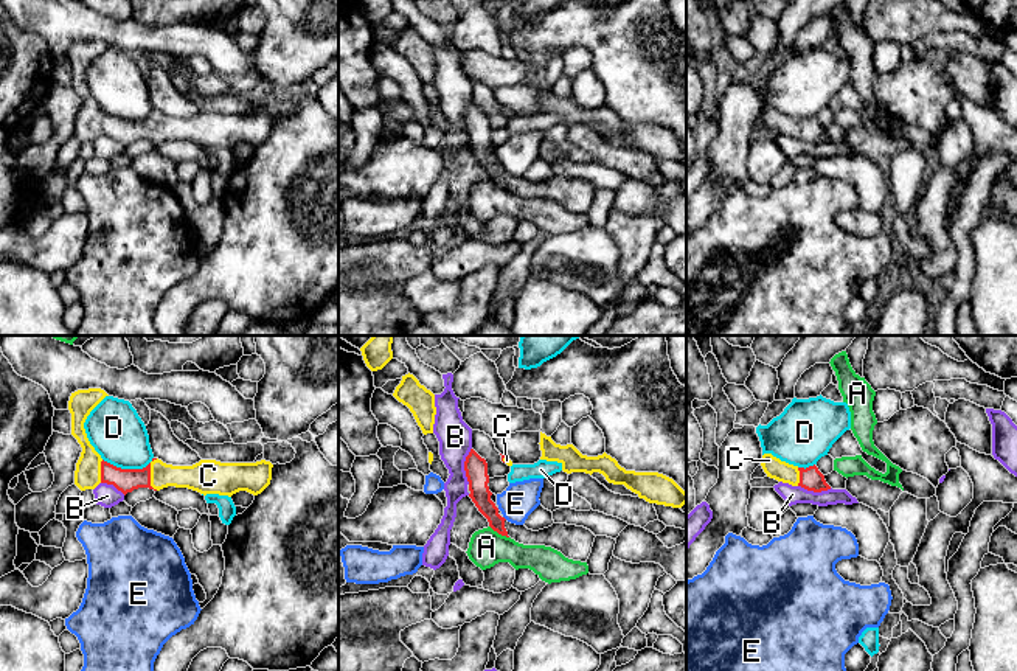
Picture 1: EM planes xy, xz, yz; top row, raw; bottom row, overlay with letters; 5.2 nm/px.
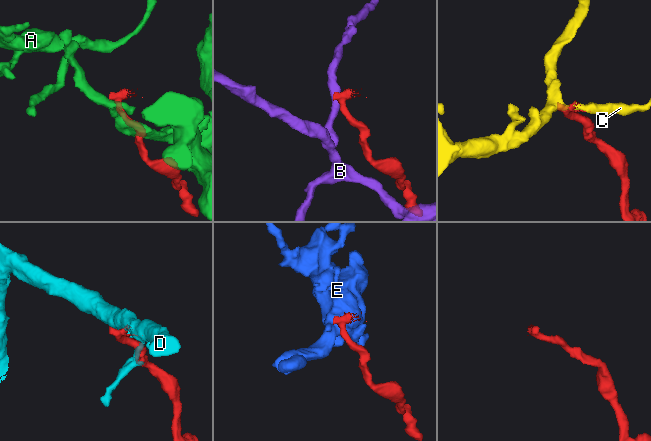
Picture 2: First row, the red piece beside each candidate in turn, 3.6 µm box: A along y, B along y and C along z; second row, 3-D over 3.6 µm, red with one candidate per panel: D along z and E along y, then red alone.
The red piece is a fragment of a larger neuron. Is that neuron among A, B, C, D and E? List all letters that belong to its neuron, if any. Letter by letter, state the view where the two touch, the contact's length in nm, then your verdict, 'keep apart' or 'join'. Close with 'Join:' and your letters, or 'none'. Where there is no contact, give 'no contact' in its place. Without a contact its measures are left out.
A: xz | 120 nm | keep apart
B: xz | 190 nm | keep apart
C: xy | 170 nm | join
D: xy | 260 nm | keep apart
E: no contact | keep apart
Join: C

